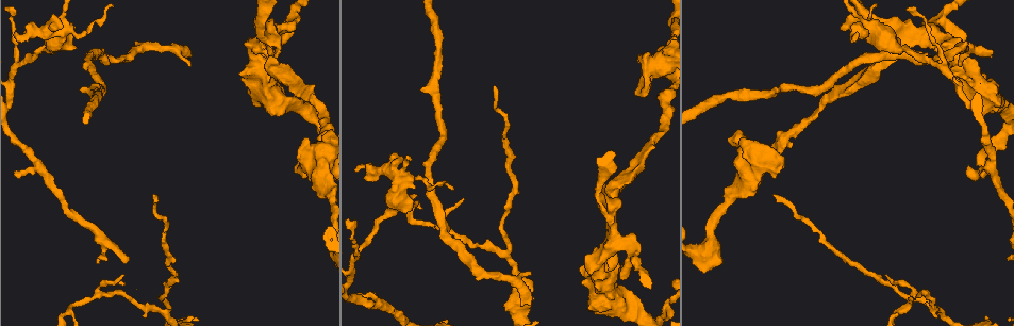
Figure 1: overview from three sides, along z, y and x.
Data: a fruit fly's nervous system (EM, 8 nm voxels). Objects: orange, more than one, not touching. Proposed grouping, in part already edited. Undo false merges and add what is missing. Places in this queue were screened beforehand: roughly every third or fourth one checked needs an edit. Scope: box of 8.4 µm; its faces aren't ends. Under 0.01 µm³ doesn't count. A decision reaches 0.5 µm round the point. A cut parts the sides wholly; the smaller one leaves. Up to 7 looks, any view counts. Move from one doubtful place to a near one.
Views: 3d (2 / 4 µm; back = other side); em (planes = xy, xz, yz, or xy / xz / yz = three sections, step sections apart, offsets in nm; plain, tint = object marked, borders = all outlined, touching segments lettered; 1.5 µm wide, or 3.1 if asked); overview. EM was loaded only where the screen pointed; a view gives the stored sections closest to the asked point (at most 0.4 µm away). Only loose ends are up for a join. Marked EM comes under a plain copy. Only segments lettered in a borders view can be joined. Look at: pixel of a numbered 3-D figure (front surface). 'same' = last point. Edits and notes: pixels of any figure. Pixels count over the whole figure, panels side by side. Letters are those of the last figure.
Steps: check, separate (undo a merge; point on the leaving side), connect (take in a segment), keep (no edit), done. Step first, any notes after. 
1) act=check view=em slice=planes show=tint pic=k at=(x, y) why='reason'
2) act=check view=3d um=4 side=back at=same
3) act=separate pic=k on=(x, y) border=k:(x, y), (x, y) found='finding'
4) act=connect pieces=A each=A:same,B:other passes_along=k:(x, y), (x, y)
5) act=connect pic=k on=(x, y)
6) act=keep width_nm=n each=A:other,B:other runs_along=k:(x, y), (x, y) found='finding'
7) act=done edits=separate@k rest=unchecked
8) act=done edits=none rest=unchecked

act=check view=em slice=yz step=8 show=tint pic=1 at=(30, 32)

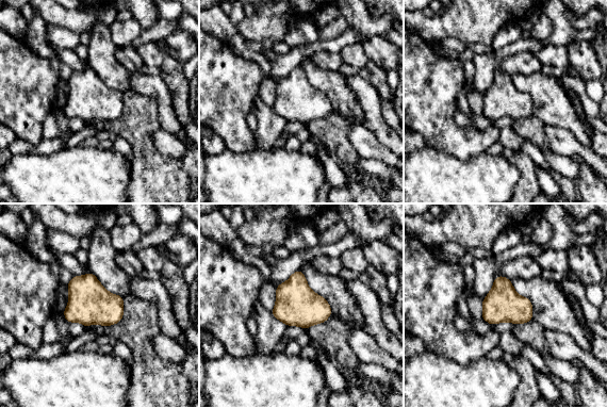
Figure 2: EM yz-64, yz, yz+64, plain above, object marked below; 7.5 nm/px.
act=check view=em slice=planes show=borders at=same

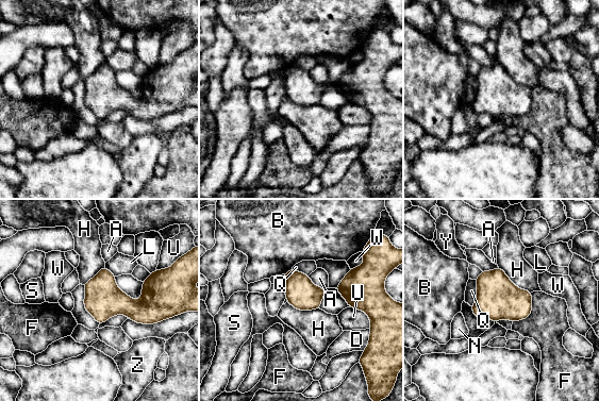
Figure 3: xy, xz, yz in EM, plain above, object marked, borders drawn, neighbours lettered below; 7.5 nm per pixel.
act=keep longest_contact=H:320nm each=A:other,B:other,D:other,F:other,H:other,L:other,N:other,Q:other,S:other,U:other,W:other,Y:other,Z:other border=3:(498, 266), (516, 286), (530, 293) found='all the same neuron'

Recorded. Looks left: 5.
act=check view=em slice=yz step=4 show=tint pic=1 at=(186, 52) why='an open end'

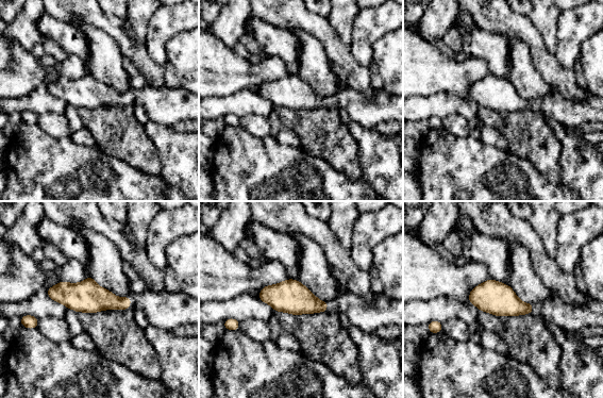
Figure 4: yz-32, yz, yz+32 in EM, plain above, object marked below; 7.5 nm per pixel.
act=check view=em slice=planes show=borders at=same why='cut it another way'

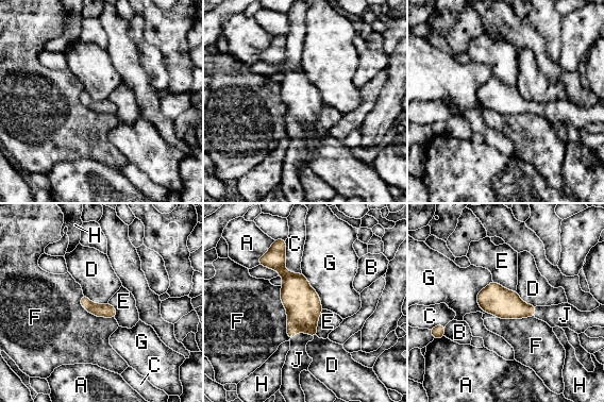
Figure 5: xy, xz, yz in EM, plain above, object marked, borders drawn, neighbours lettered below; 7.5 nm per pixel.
act=connect pieces=J each=A:other,B:other,C:other,D:other,E:other,F:other,G:other,H:other,J:same passes_along=5:(303, 305), (299, 332), (297, 359) found='it goes on there'

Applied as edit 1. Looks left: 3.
act=check view=em slice=yz step=8 show=borders pic=1 at=(297, 23)

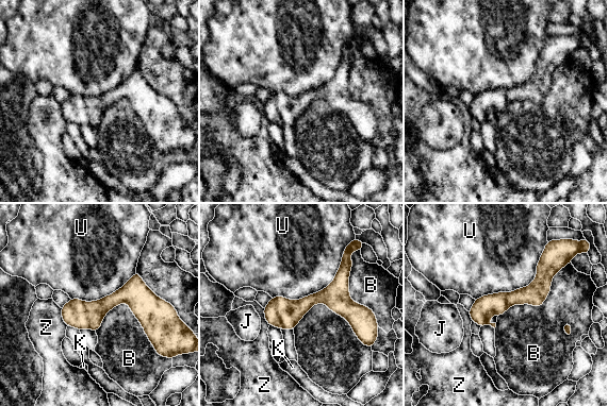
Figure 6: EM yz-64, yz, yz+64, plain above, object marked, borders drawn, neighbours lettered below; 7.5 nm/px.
act=check view=em slice=planes show=borders at=same

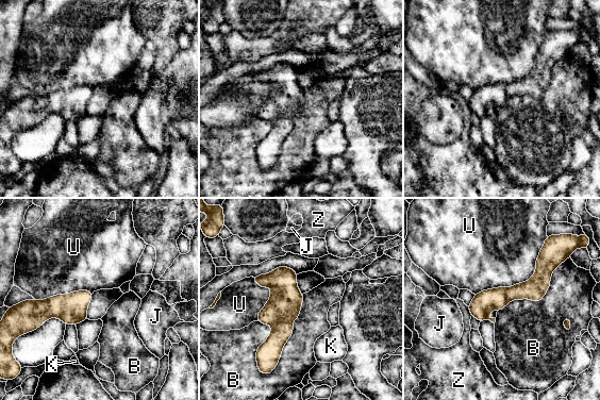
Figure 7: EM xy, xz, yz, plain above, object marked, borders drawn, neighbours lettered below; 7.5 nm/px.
act=keep each=B:other,J:other,K:other,U:other,Z:other runs_along=7:(548, 253), (527, 289), (473, 313) found='none of them fits'

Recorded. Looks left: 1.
act=done edits=connect@5 rest=unchecked

